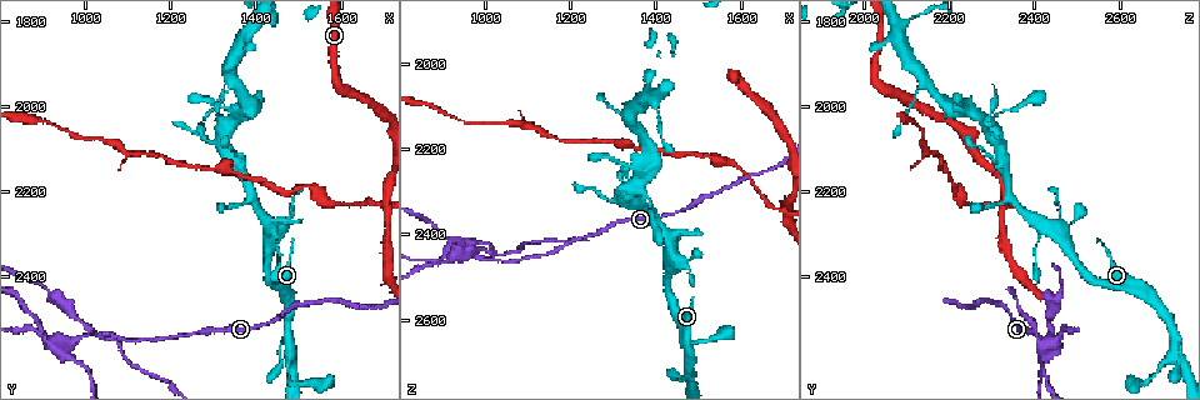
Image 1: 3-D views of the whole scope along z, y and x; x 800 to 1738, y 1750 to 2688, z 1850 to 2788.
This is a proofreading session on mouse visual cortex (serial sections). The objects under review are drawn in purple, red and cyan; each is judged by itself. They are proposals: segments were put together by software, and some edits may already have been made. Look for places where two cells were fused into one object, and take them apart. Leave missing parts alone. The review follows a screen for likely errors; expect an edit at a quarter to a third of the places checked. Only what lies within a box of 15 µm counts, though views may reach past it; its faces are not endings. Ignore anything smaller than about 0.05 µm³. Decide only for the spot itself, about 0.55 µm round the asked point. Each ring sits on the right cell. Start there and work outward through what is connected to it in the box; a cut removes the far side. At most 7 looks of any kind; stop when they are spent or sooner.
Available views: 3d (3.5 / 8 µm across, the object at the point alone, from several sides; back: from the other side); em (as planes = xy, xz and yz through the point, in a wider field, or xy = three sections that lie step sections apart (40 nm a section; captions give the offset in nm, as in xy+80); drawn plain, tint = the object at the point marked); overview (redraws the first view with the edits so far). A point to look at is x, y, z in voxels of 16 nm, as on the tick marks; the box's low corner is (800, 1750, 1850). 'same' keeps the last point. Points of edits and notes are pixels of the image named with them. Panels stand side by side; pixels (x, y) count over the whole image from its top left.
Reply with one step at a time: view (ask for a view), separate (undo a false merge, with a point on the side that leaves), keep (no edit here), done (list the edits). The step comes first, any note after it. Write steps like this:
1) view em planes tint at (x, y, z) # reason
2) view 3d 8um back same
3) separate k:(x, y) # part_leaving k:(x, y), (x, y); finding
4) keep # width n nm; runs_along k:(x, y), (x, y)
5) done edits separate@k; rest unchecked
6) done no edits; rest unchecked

view 3d 3.5um at (1695, 2235, 2340) # abrupt turn

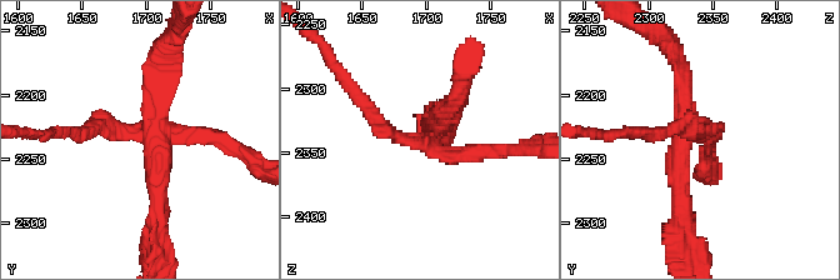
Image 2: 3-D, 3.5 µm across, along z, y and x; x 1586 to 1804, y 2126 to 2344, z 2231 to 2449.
view em xy step 5 tint at (1696, 2228, 2342)

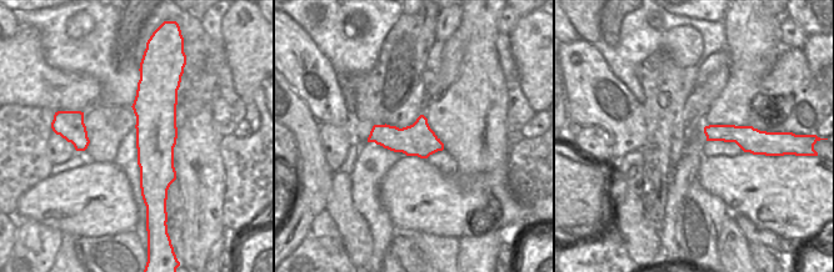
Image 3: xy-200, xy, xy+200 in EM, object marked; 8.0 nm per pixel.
separate 2:(194, 131) # width 260 nm; part_leaving 2:(140, 131), (60, 131); a second cell is stuck on

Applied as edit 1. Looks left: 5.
view overview

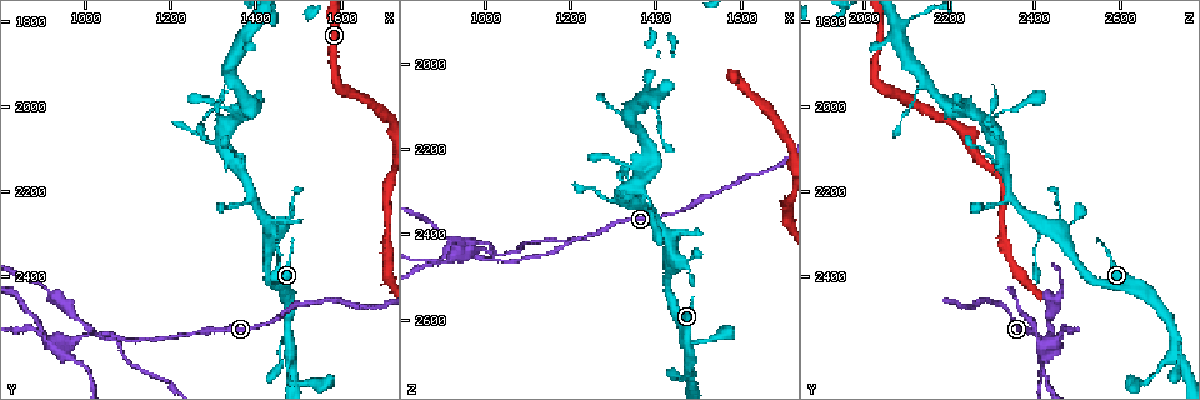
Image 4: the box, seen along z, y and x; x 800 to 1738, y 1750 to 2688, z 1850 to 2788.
view 3d 3.5um at (1370, 2150, 2325) # side arm on a straight run

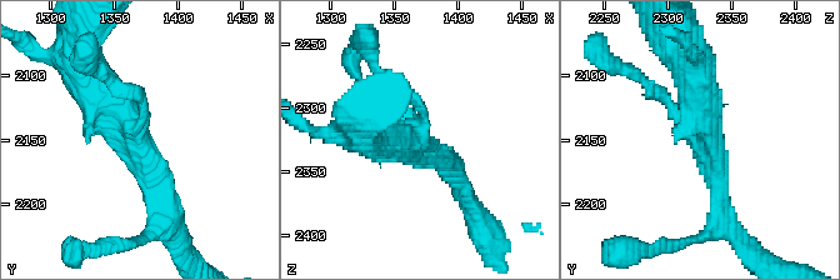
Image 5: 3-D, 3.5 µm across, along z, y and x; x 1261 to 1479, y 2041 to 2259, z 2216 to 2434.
view em xy step 3 tint at (1366, 2152, 2332)

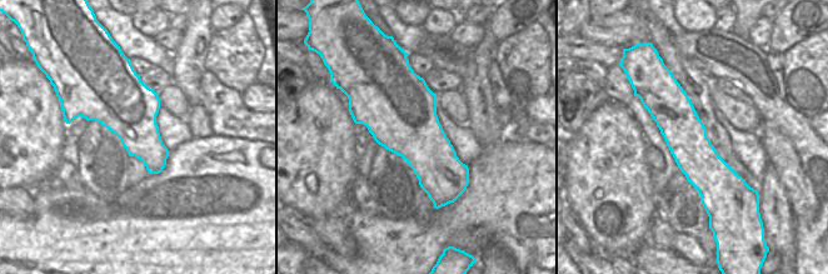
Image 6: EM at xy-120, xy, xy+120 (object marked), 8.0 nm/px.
keep # arms 3; arm_widths 150, 300, 500 nm; runs_along 5:(164, 213), (134, 140), (88, 75); continuous, no second cell

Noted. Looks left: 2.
view 3d 3.5um at (1390, 1820, 2080) # abrupt turn

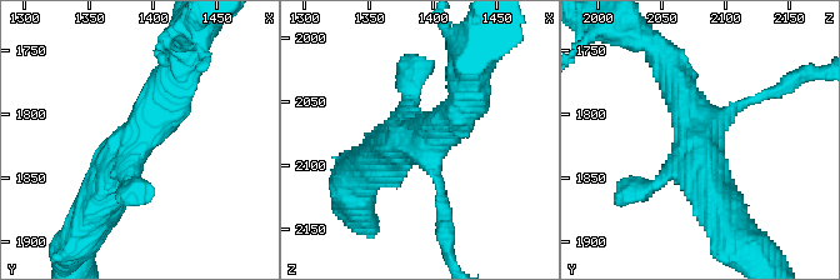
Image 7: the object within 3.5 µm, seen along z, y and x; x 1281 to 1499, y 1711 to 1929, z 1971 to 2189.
view em xy step 3 tint at (1388, 1820, 2080) # arms 4; arm_widths 150, 200, 450, 500 nm

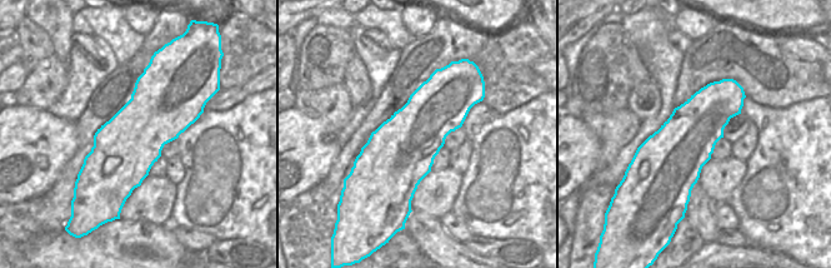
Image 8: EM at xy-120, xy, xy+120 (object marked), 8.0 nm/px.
keep # width 550 nm; runs_along 7:(96, 205), (181, 75); all the same cell

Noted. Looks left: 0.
done edits separate@2; rest unchecked

